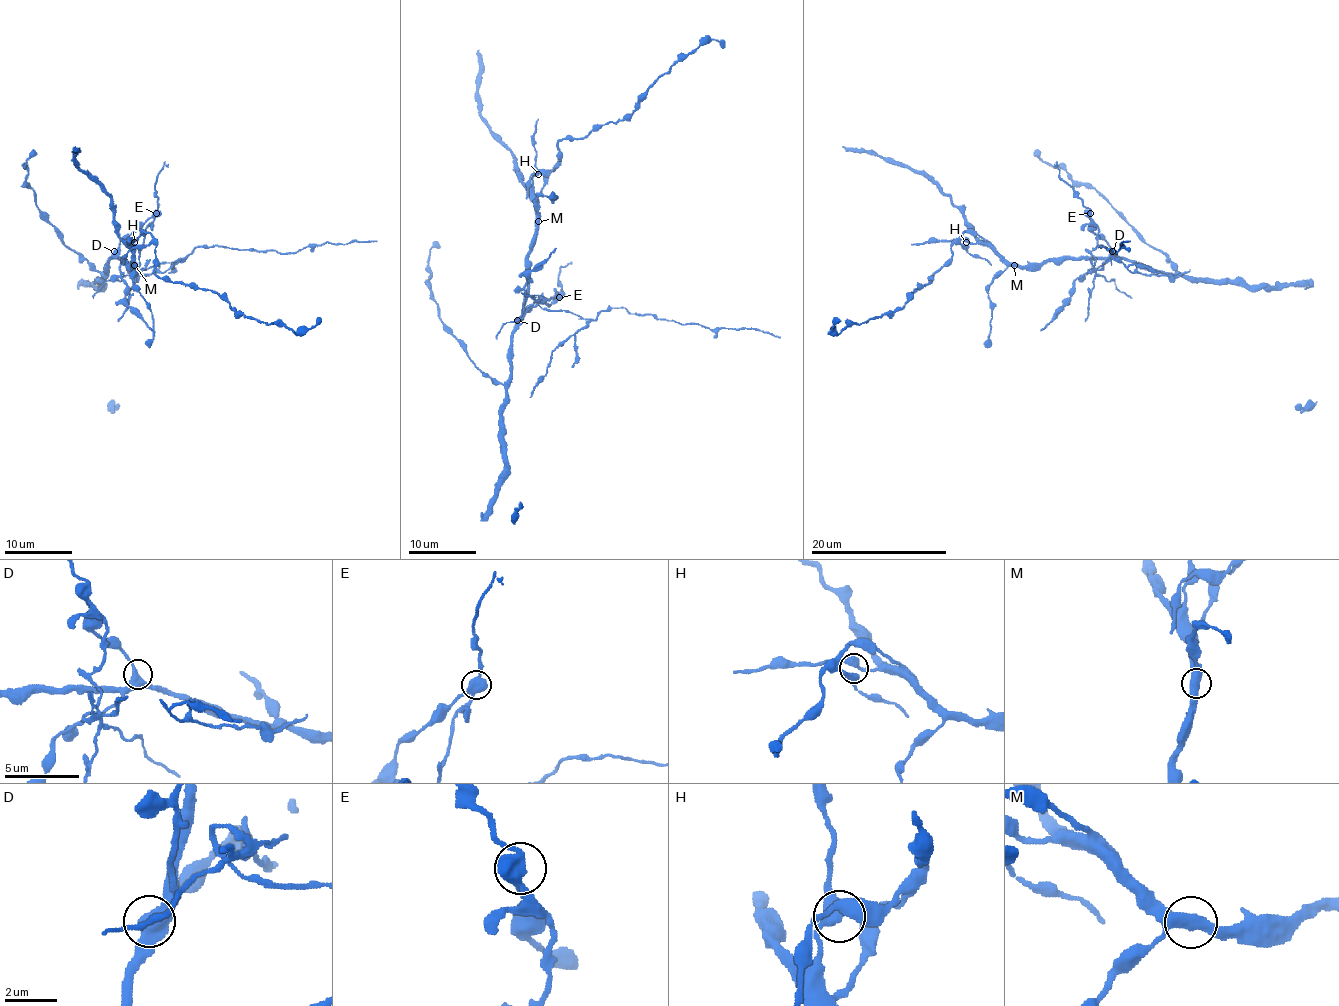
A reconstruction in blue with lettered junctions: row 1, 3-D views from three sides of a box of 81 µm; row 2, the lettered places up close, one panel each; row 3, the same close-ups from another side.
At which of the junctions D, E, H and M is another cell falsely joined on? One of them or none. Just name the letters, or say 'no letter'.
E

